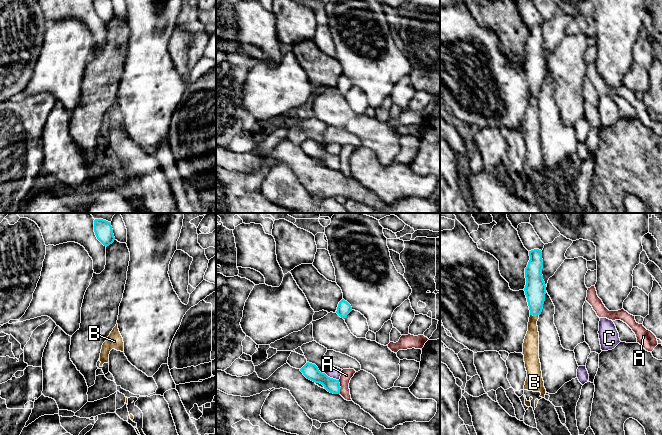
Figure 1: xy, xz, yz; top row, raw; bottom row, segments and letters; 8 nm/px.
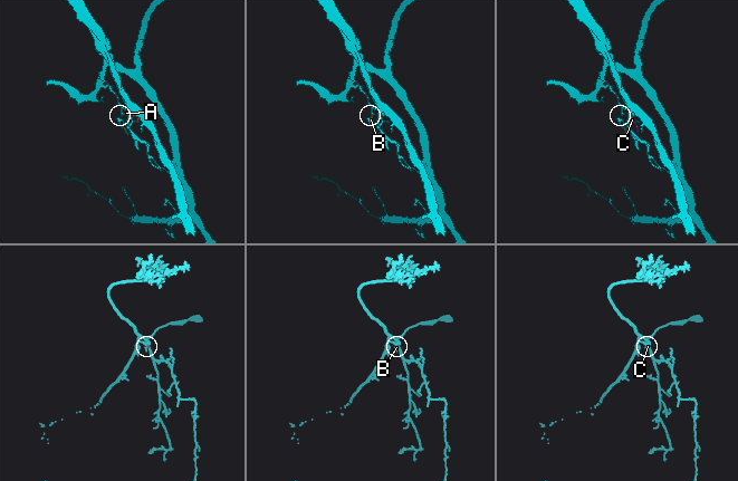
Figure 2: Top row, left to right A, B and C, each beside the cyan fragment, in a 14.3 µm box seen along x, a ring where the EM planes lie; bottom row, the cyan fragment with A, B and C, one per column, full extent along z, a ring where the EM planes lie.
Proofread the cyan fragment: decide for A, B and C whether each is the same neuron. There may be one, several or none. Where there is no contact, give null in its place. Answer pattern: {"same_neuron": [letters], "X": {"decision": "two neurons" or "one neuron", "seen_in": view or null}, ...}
{"same_neuron": ["B"], "A": {"decision": "two neurons", "seen_in": "xz"}, "B": {"decision": "one neuron", "seen_in": "yz"}, "C": {"decision": "two neurons", "seen_in": "xz"}}

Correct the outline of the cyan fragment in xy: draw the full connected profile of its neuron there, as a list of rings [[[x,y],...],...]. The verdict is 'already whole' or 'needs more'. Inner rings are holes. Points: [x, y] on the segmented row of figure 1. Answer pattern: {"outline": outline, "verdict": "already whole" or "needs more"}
{"outline": [[[95,219],[94,232],[97,239],[106,247],[115,240],[111,223],[106,220]]], "verdict": "already whole"}

